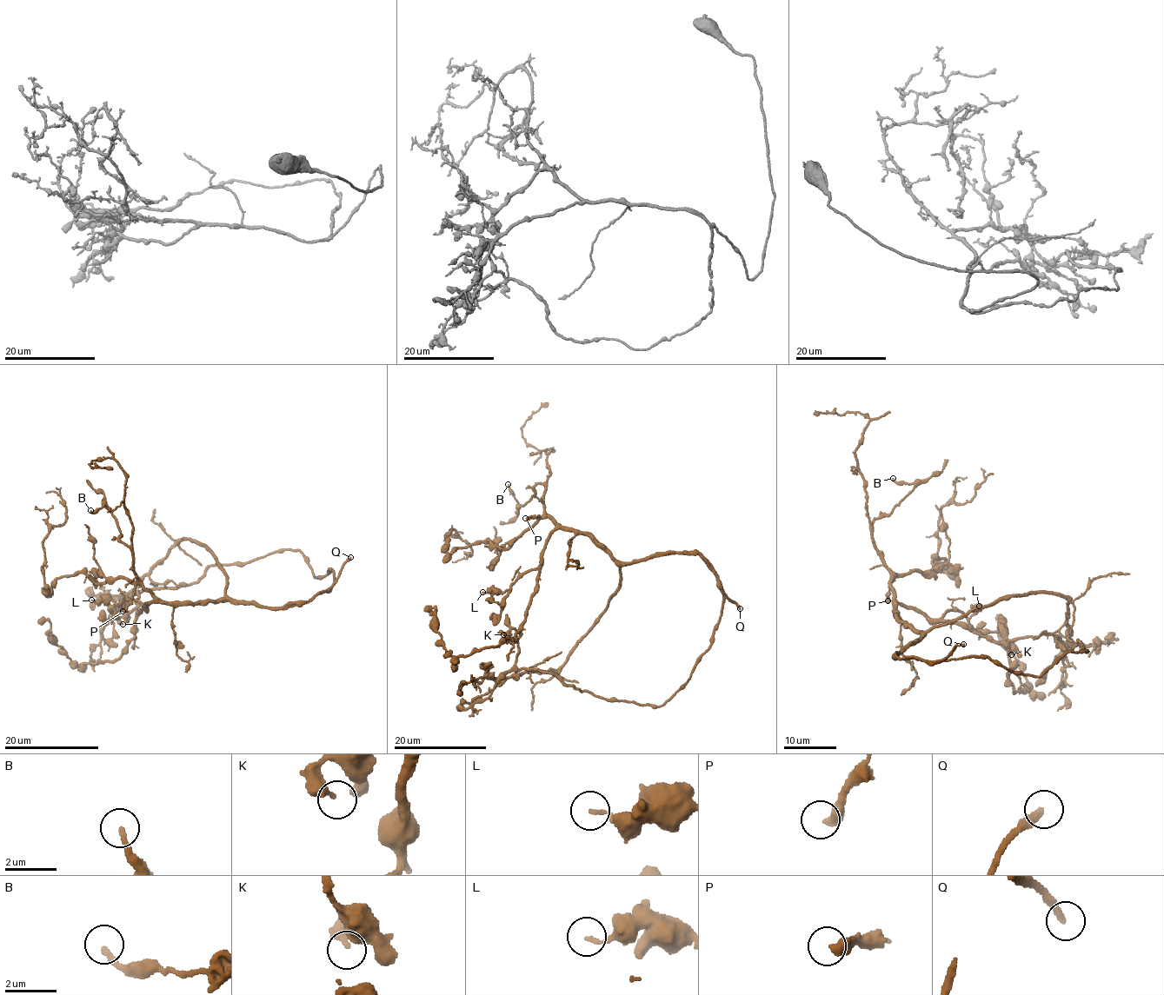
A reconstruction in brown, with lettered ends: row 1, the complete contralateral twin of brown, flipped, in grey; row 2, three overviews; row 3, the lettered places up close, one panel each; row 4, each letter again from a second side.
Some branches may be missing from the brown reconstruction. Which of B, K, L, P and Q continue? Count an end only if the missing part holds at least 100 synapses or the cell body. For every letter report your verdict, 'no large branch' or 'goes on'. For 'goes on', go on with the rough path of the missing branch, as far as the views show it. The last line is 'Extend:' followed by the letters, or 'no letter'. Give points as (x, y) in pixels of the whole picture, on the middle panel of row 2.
B: no large branch
K: no large branch
L: no large branch
P: no large branch
Q: goes on
Extend: Q

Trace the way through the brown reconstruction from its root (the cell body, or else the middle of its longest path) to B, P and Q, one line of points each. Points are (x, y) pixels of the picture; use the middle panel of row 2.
B: (544, 547), (556, 527), (542, 503), (546, 487), (537, 484), (534, 496), (520, 506), (508, 484)
P: (544, 547), (556, 527), (547, 516), (525, 518)
Q: (544, 547), (557, 528), (589, 533), (620, 561), (697, 553), (714, 573), (722, 593), (740, 608)

